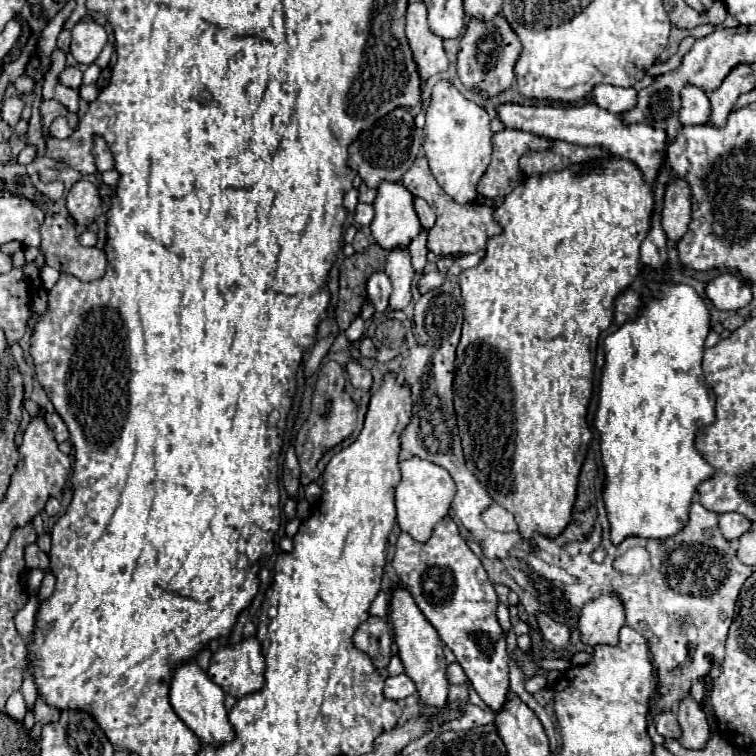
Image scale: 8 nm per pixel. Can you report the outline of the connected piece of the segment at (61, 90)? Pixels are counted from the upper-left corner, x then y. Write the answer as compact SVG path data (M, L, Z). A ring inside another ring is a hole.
M56 85L54 89L54 99L60 101L70 113L78 113L78 91L70 89L70 87L64 87L64 85Z

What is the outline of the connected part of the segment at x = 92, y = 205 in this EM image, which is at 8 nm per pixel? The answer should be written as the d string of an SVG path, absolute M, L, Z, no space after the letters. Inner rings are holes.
M76 181L66 197L66 207L78 225L92 225L102 213L102 199L90 181Z

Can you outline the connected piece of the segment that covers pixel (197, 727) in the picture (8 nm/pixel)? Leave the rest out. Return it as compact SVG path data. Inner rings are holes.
M196 661L182 663L174 669L170 683L170 705L174 707L176 715L200 737L204 745L222 745L234 737L234 729L228 721L228 711L224 707L224 691L208 679L208 675L200 669Z

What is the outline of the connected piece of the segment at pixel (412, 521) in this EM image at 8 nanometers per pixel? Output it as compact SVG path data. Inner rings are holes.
M408 459L400 461L400 471L402 479L398 487L394 489L394 501L396 501L396 521L404 533L408 533L412 539L426 543L432 535L434 525L448 515L450 503L456 493L456 485L448 471L442 467L436 467L434 463L428 463L424 459Z

